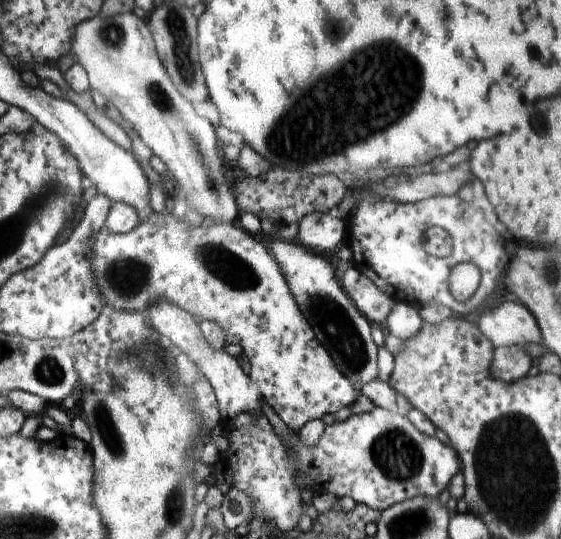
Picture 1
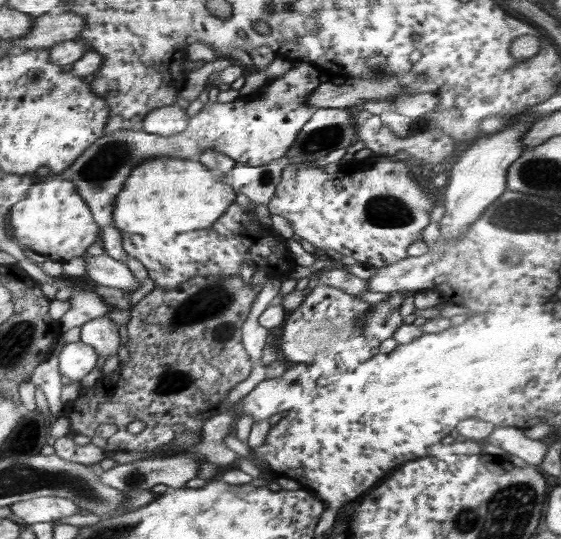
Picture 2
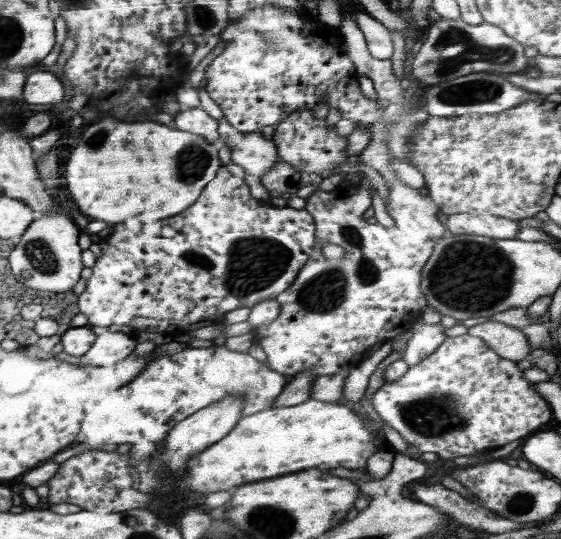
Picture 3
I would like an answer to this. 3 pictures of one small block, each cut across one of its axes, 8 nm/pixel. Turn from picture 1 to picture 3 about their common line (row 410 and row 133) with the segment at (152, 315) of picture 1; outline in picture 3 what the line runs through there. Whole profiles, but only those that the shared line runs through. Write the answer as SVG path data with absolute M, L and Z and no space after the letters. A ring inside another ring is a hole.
M224 117L218 122L219 144L232 150L231 162L242 166L247 174L264 176L279 162L272 140L267 140L260 133L240 133Z

